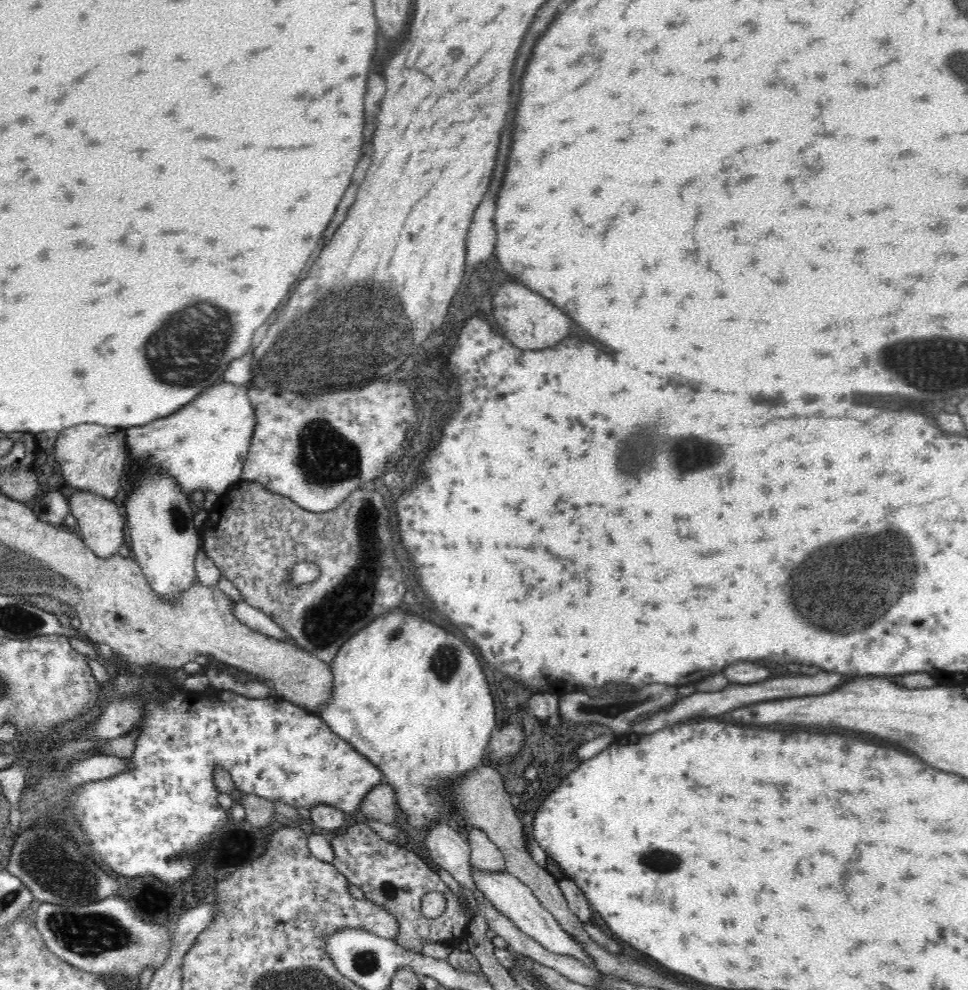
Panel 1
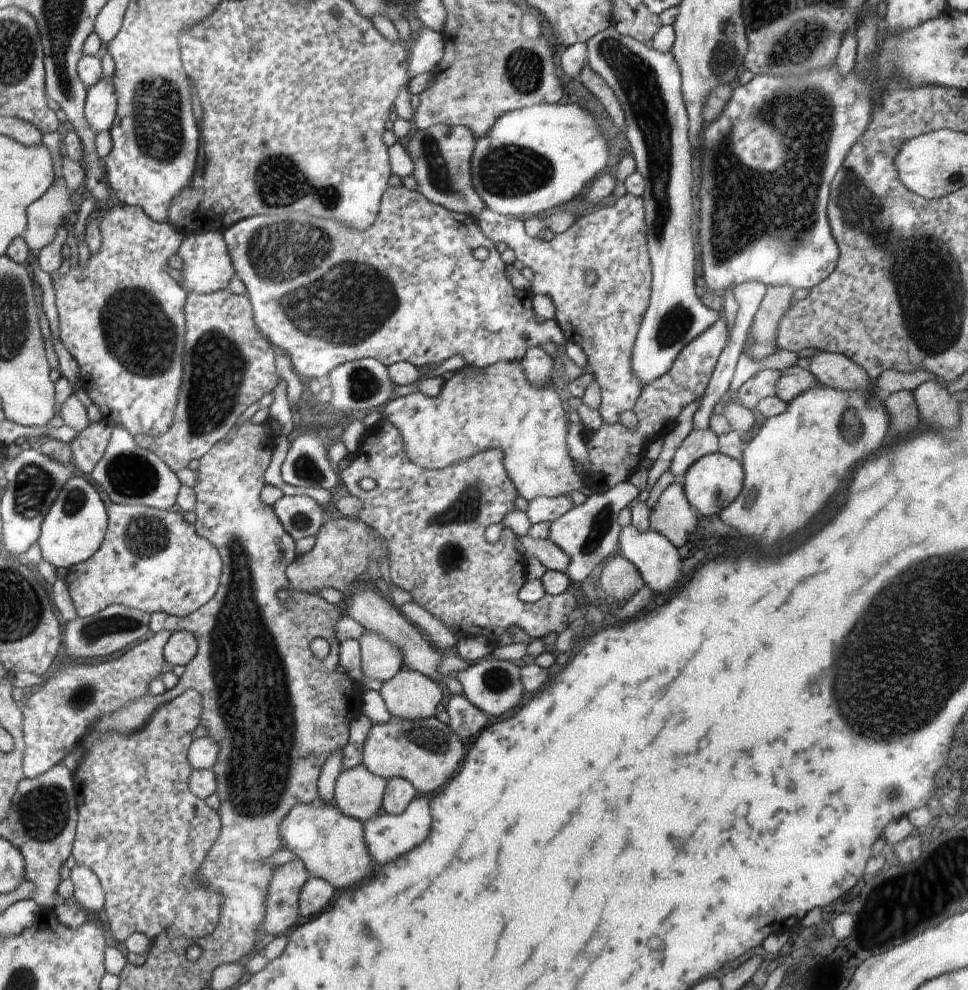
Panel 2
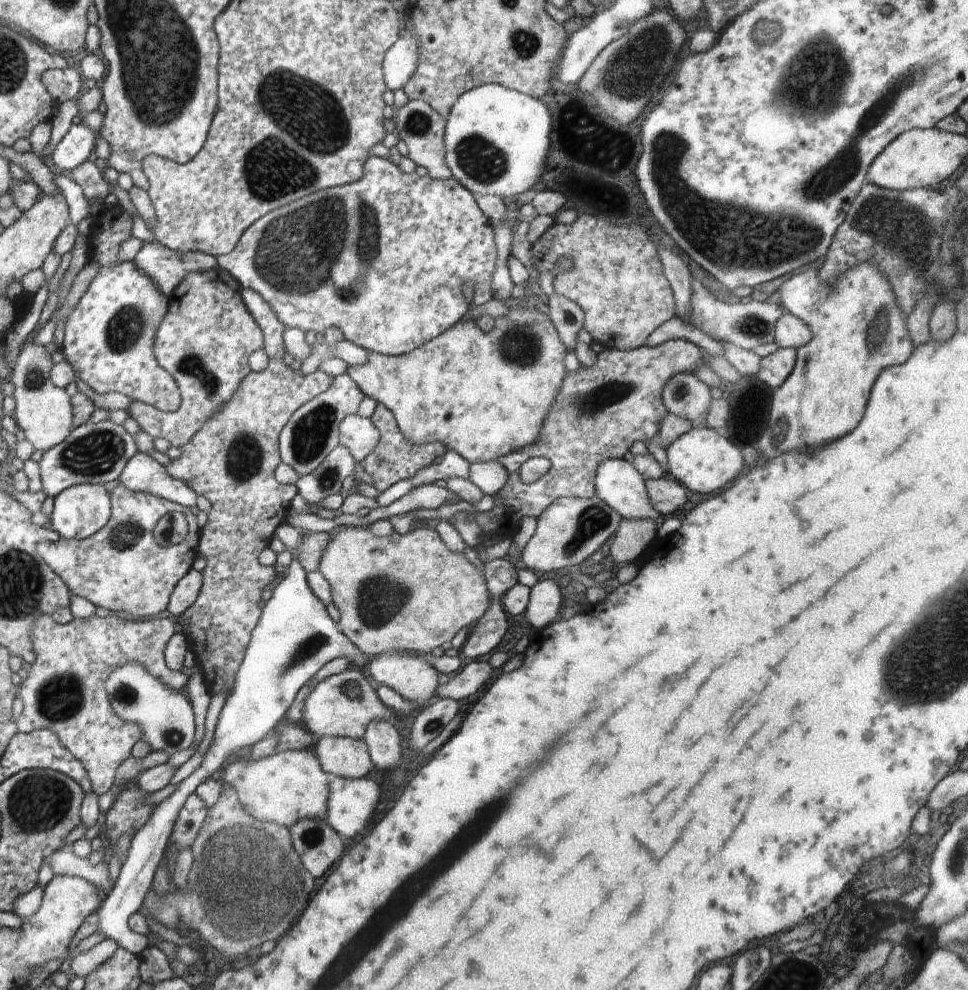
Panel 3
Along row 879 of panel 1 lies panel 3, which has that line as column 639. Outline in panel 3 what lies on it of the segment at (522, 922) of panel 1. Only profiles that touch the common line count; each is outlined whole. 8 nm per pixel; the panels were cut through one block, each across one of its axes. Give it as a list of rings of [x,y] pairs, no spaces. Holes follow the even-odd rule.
[[[626,459],[606,460],[606,462],[602,462],[598,466],[598,470],[596,470],[594,486],[596,486],[595,495],[602,502],[610,506],[612,510],[615,510],[622,520],[644,520],[644,518],[648,518],[648,520],[656,522],[660,516],[660,512],[656,512],[654,506],[652,506],[652,502],[650,502],[645,486],[645,479],[634,468],[634,465],[626,461]]]

